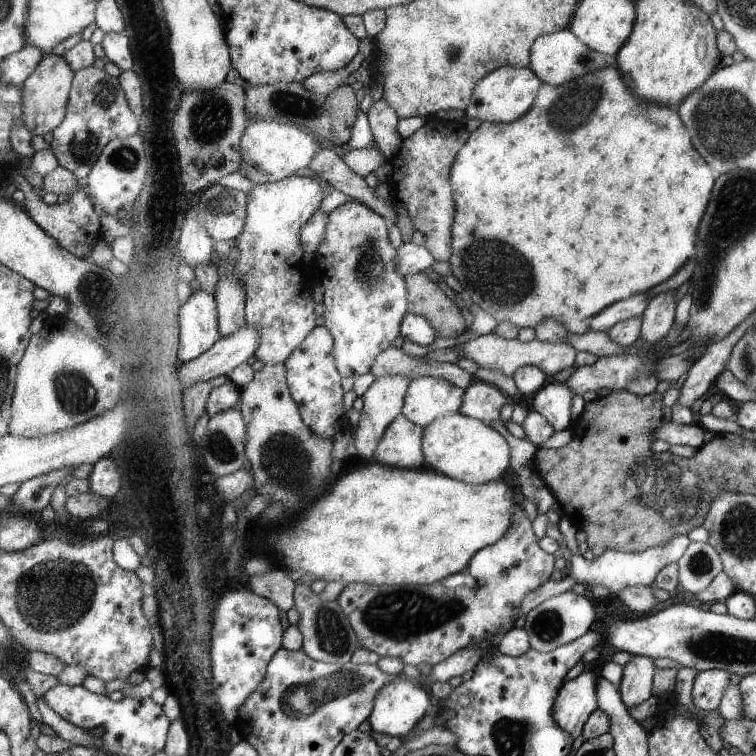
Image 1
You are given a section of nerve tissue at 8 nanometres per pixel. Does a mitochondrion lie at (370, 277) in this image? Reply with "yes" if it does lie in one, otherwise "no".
yes

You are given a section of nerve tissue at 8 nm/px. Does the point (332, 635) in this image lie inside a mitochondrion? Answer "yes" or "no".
yes

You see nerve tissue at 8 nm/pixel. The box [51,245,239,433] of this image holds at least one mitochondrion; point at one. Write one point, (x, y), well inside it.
(109, 314)

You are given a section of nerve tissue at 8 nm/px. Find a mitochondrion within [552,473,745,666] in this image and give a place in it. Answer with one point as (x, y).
(700, 564)

